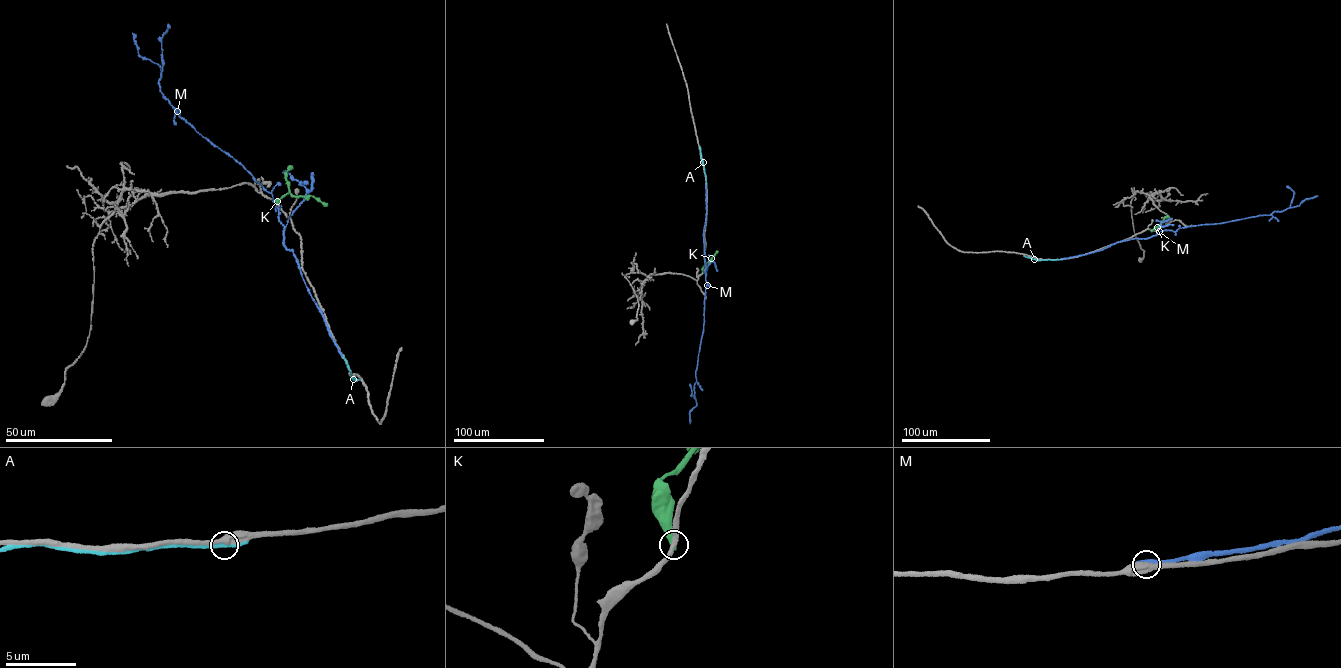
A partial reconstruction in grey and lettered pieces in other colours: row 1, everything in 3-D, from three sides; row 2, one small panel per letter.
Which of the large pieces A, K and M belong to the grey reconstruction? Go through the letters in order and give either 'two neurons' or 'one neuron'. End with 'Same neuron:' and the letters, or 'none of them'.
A: two neurons
K: two neurons
M: two neurons
Same neuron: none of them

